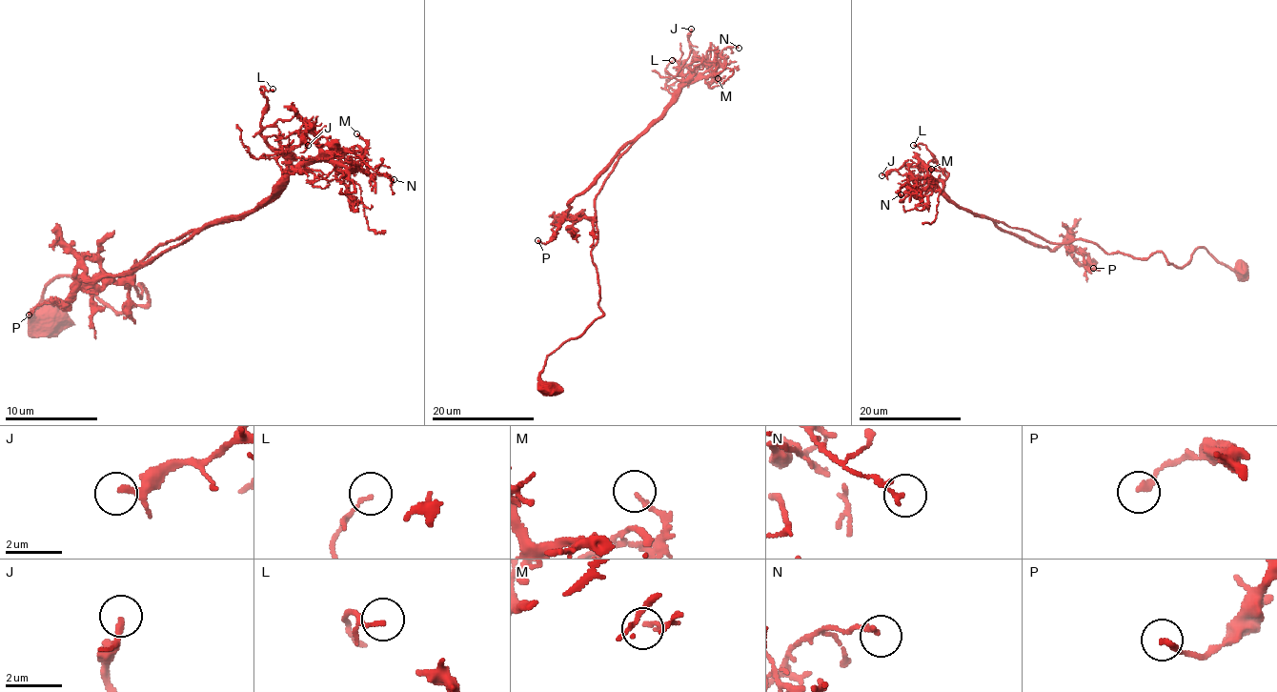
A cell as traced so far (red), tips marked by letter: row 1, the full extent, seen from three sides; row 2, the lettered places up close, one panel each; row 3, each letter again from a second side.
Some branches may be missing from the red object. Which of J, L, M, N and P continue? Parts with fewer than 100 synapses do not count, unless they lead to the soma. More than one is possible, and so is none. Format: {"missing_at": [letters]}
{"missing_at": []}

